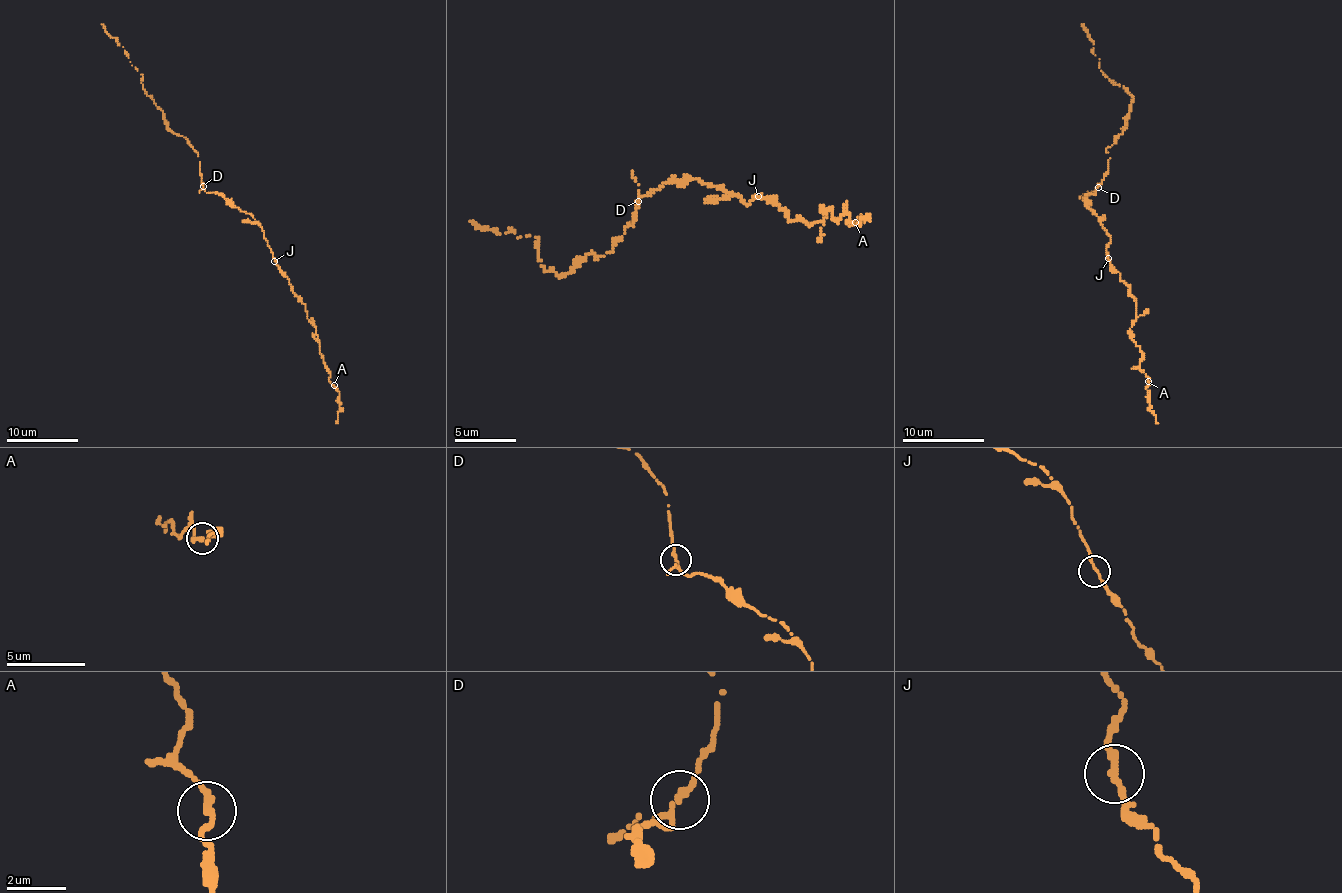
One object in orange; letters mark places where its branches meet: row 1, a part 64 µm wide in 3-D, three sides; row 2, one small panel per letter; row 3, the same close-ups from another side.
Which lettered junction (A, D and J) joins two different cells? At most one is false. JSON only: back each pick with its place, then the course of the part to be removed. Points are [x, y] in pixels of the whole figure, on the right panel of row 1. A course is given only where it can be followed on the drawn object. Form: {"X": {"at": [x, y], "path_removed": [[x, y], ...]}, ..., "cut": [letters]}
{"cut": []}

